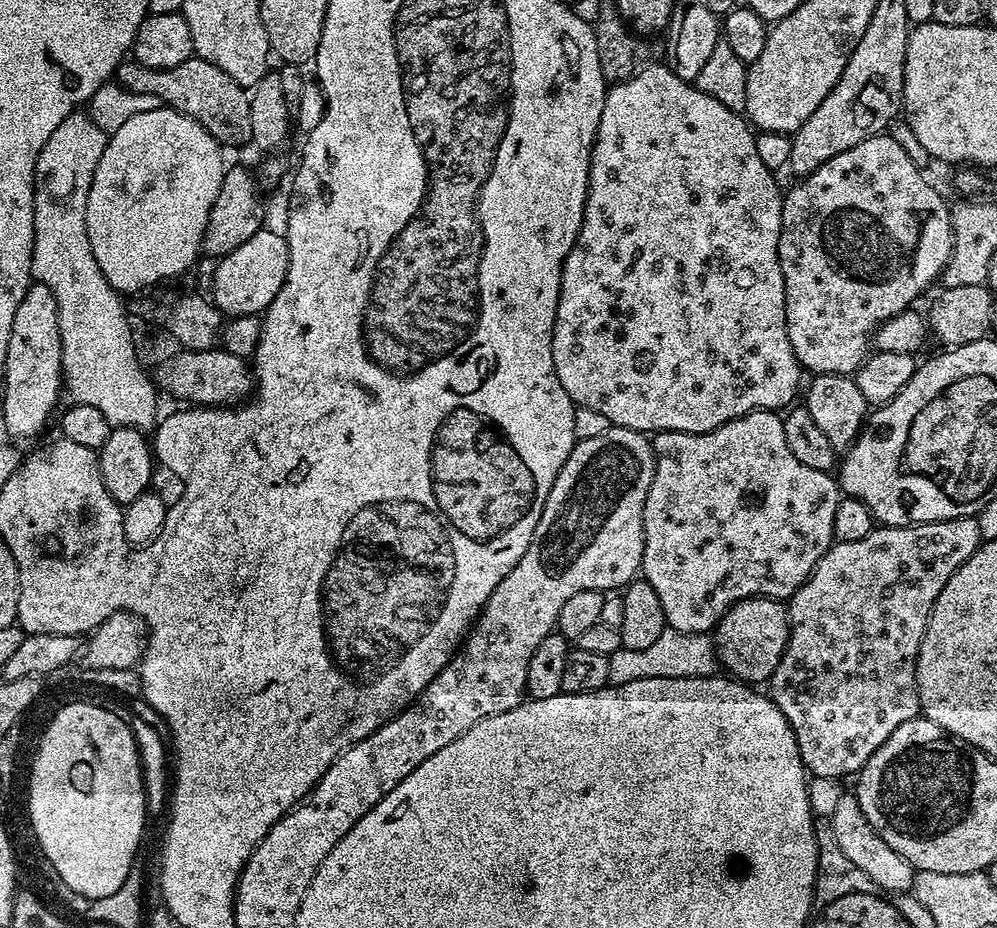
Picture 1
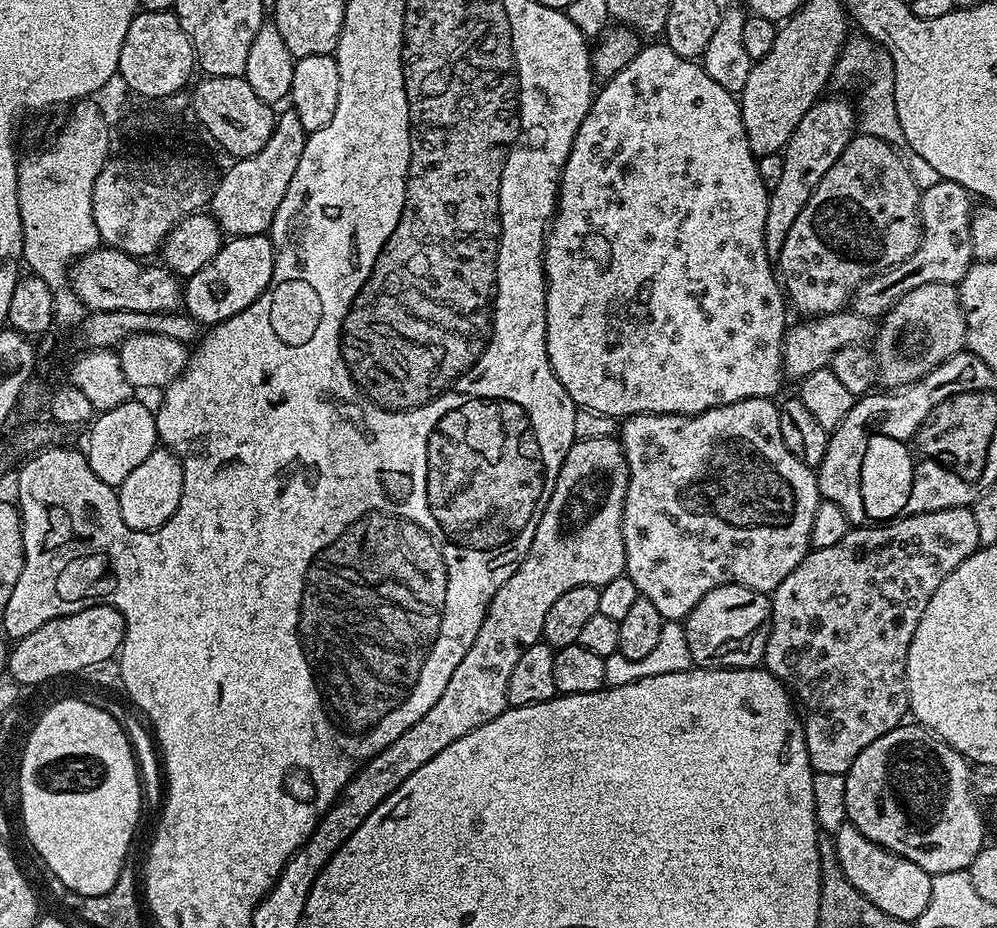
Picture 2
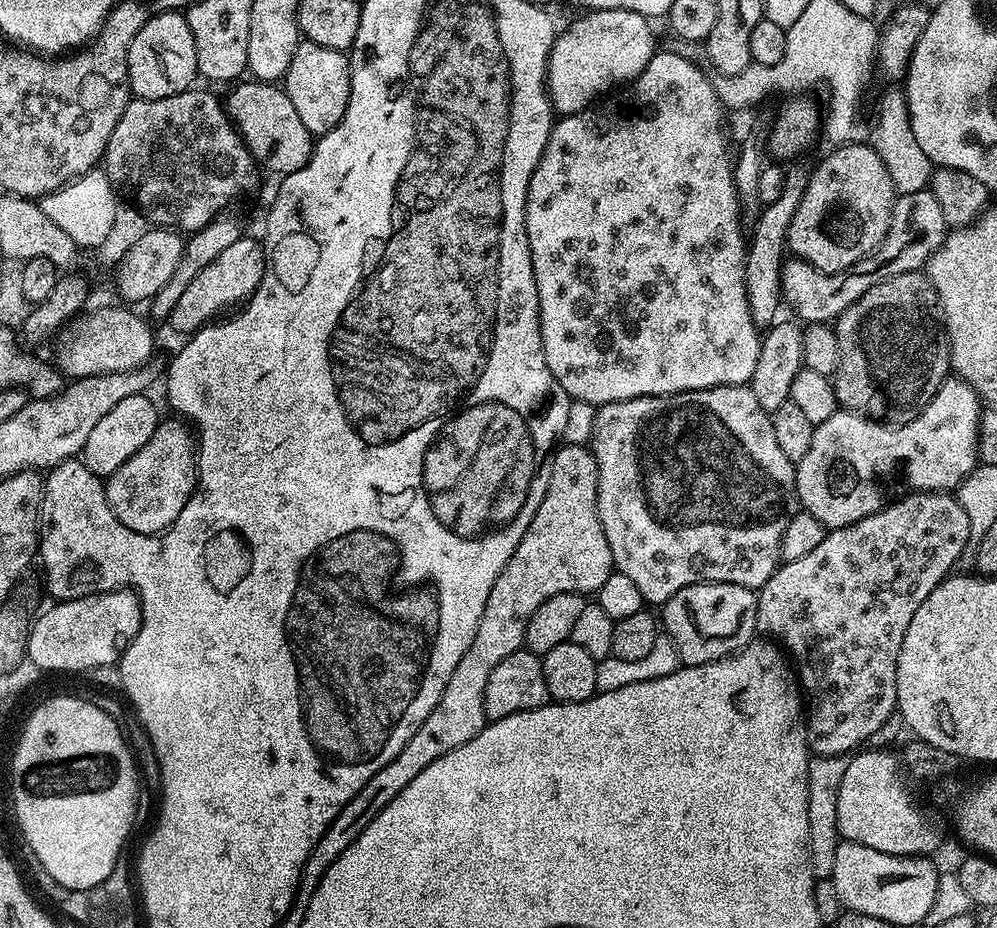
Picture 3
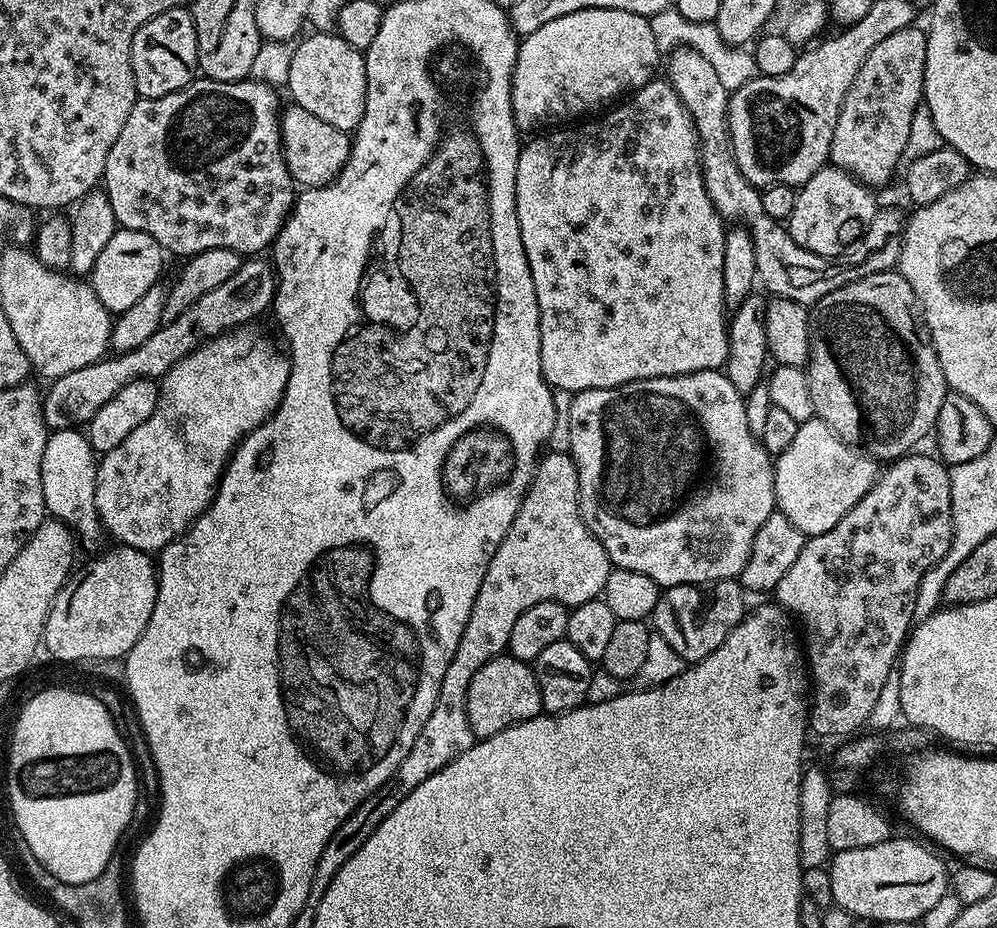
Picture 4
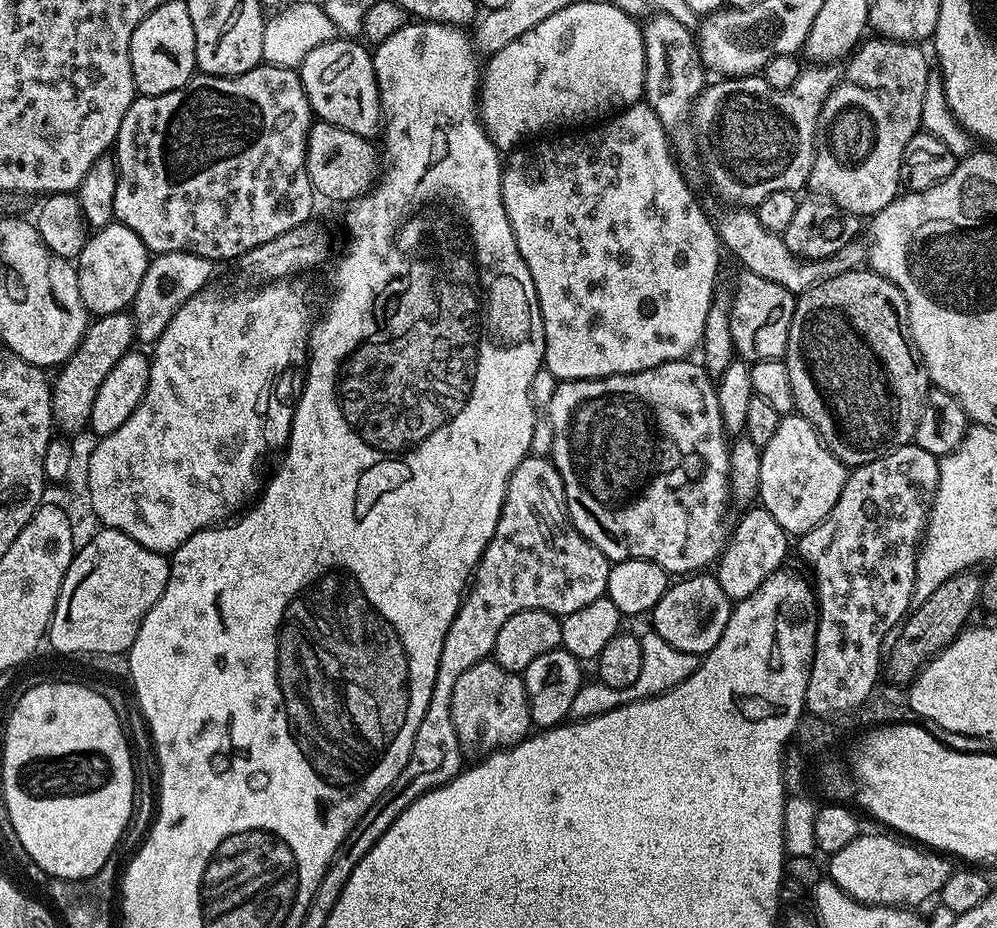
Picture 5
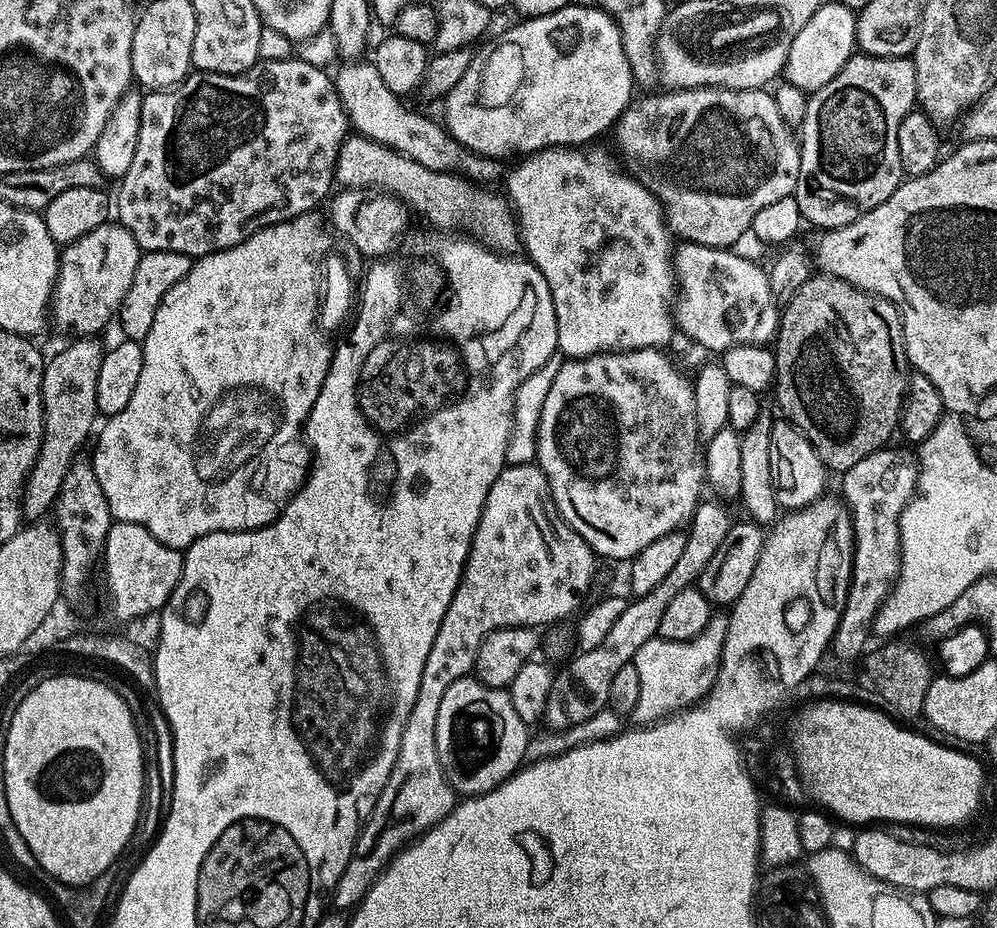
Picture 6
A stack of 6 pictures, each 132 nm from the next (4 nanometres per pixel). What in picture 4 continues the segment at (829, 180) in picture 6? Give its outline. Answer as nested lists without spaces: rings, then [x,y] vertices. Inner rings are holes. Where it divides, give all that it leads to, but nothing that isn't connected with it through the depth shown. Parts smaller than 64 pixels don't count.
[[[909,26],[898,30],[898,34],[890,34],[890,38],[882,38],[882,42],[878,42],[878,46],[866,54],[866,62],[862,62],[862,70],[858,70],[858,78],[854,78],[842,102],[838,122],[834,126],[830,160],[835,167],[846,170],[863,184],[877,186],[886,183],[904,160],[904,147],[908,144],[912,116],[921,107],[924,98],[927,45],[928,33],[920,26]]]

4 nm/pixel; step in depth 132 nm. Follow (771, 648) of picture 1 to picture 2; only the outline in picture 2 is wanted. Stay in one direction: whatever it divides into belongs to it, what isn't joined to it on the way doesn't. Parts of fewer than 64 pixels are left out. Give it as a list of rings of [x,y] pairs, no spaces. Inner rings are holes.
[[[741,584],[718,586],[683,620],[690,658],[698,668],[754,668],[763,661],[772,625],[772,602],[767,592]]]

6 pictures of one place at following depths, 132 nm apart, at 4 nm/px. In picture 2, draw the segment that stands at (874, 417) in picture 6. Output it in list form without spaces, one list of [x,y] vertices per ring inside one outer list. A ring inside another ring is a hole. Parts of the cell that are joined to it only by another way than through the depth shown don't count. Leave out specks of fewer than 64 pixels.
[[[930,282],[910,290],[882,318],[884,324],[874,332],[874,355],[878,376],[888,386],[917,384],[942,362],[965,351],[968,323],[960,304],[960,290],[955,284]]]

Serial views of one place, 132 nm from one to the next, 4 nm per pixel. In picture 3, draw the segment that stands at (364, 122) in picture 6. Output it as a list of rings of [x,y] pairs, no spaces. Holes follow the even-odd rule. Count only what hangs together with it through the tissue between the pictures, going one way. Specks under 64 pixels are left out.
[[[301,42],[298,50],[294,50],[294,58],[290,58],[282,87],[290,102],[294,102],[294,110],[298,110],[302,126],[306,126],[313,137],[319,138],[334,130],[334,126],[338,126],[338,122],[346,114],[346,106],[350,100],[348,56],[338,50]]]

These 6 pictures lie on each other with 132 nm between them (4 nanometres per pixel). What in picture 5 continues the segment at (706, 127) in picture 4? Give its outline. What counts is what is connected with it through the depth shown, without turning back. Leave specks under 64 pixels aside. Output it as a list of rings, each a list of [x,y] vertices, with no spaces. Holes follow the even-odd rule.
[[[652,14],[643,21],[644,94],[643,99],[658,114],[662,126],[673,130],[687,121],[697,96],[706,87],[706,69],[698,55],[698,44],[689,25],[663,14]],[[732,210],[729,216],[718,220],[718,239],[725,249],[728,248],[740,259],[740,268],[745,272],[758,274],[758,278],[766,278],[766,282],[778,282],[793,294],[799,294],[812,288],[818,282],[834,278],[843,272],[851,272],[866,260],[866,248],[863,243],[847,244],[840,252],[827,256],[825,260],[806,260],[793,256],[786,246],[783,235],[766,230],[762,222],[758,222],[755,211]],[[861,263],[861,264],[860,264]]]

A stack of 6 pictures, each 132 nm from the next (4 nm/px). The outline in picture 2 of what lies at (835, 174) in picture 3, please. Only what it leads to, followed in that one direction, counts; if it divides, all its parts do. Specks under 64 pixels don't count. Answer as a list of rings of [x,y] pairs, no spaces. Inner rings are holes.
[[[853,135],[838,162],[826,170],[814,194],[810,194],[810,202],[802,206],[802,214],[790,226],[786,242],[782,242],[778,276],[787,303],[808,318],[839,312],[851,301],[858,285],[910,258],[920,245],[920,193],[904,160],[890,144],[873,136]]]

